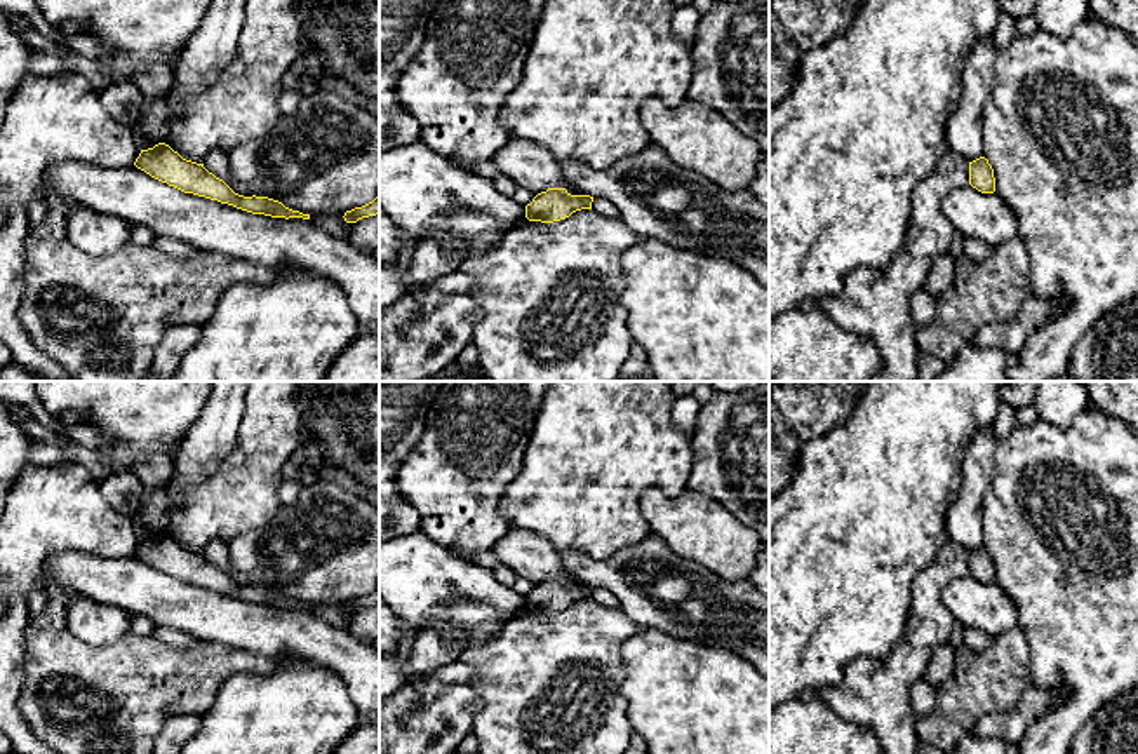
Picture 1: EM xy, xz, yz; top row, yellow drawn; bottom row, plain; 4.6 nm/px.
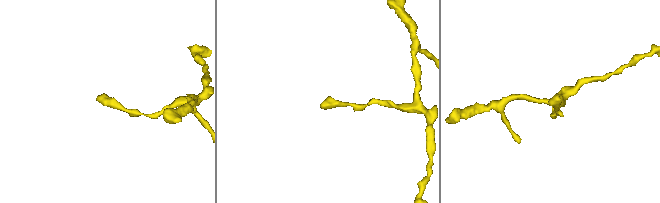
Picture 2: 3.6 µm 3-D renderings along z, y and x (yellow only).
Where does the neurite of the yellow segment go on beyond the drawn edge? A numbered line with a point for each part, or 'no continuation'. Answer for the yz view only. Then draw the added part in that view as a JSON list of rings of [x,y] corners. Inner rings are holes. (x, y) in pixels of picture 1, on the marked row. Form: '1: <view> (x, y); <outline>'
no continuation

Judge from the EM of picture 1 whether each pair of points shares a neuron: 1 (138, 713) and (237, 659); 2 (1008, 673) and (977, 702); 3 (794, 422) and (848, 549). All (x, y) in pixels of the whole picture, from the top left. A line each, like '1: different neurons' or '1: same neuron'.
1: same neuron
2: same neuron
3: different neurons

